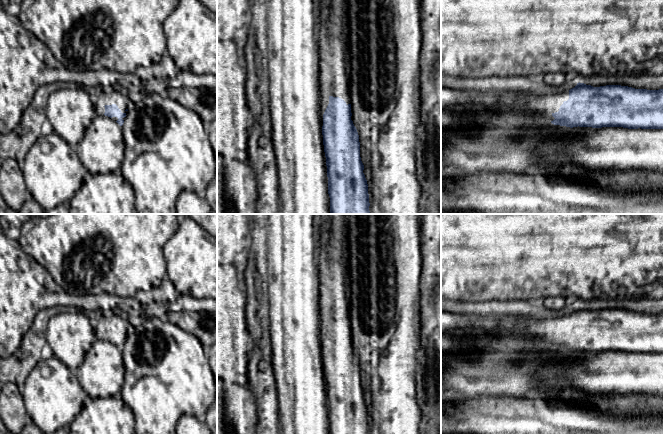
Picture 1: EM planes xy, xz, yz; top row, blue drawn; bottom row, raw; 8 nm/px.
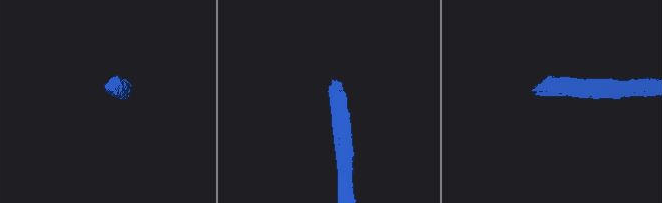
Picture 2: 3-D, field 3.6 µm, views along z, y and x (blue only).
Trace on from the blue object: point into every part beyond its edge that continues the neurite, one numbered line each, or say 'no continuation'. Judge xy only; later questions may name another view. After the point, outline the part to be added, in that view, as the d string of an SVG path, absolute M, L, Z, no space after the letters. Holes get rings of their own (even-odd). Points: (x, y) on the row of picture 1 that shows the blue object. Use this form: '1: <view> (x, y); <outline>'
1: xy (109, 96); M113 87L103 89L103 92L94 103L96 115L105 116L105 105L116 104L122 113L127 113L130 99L127 95L117 92Z

